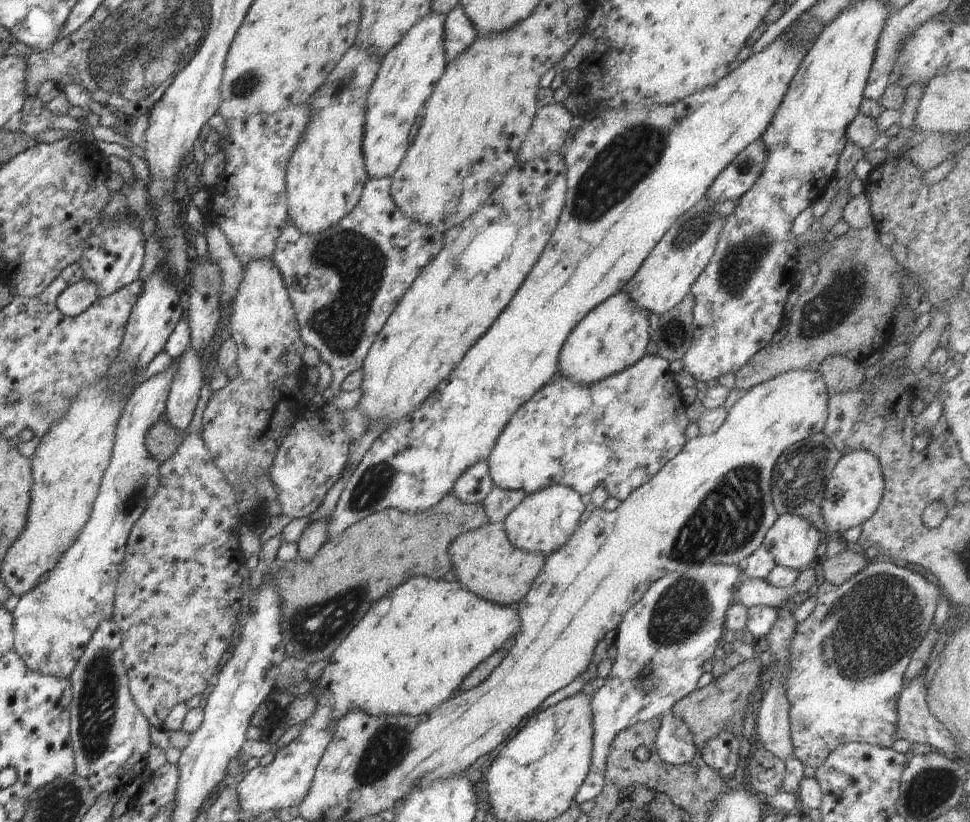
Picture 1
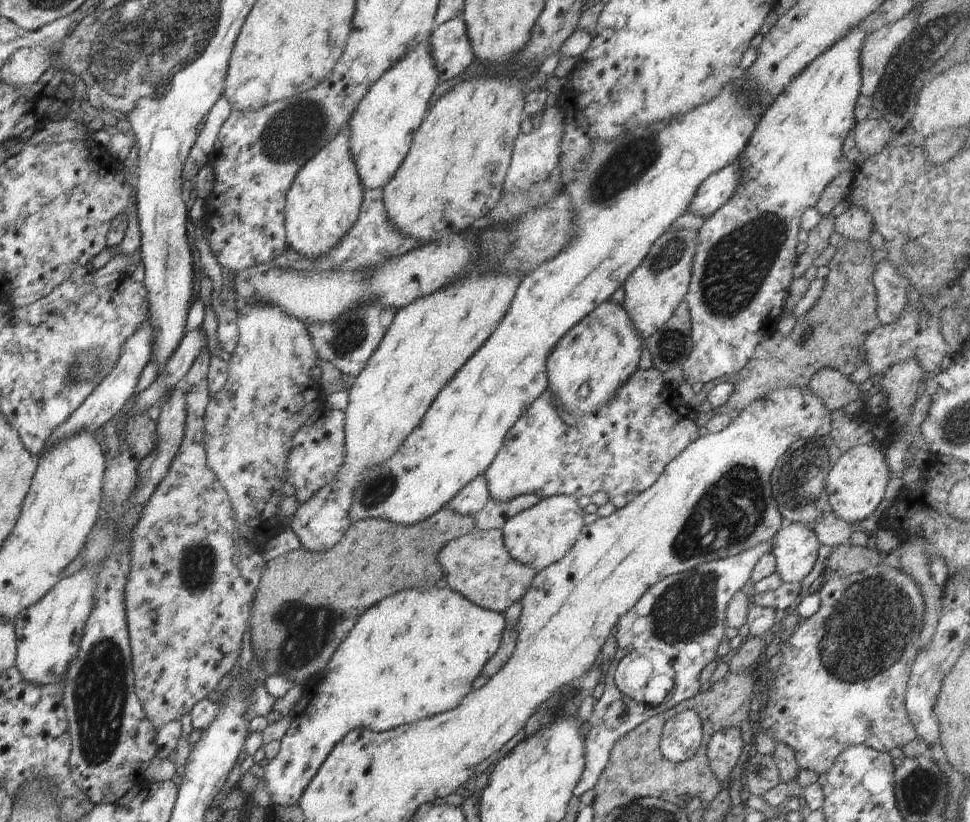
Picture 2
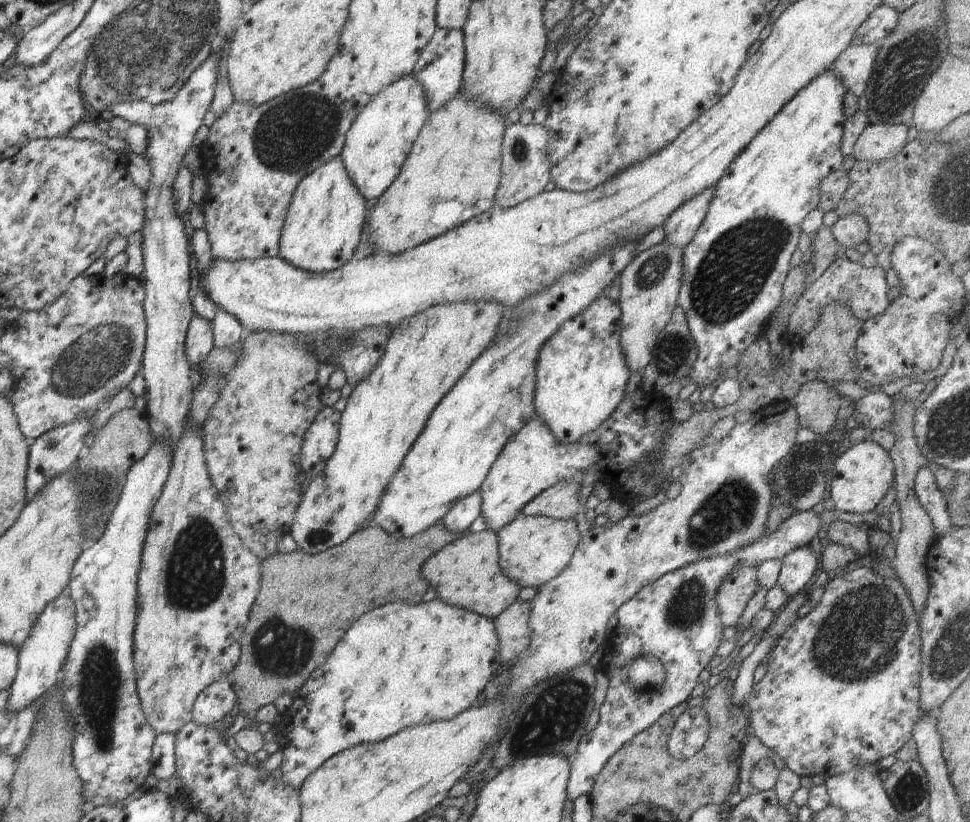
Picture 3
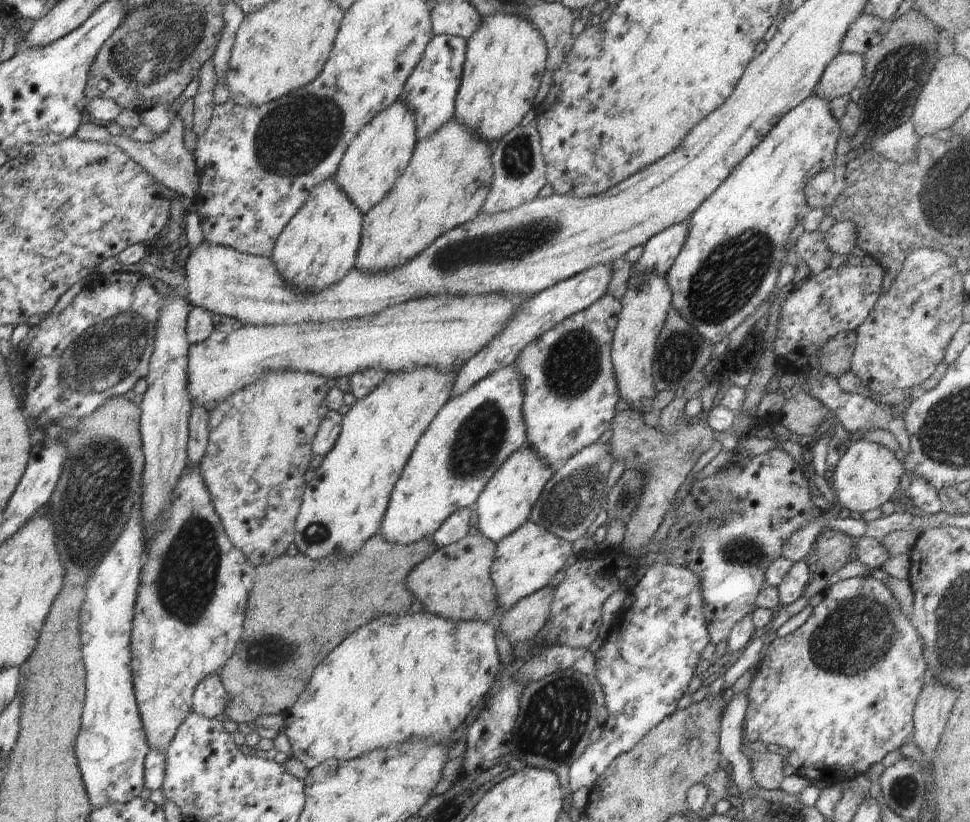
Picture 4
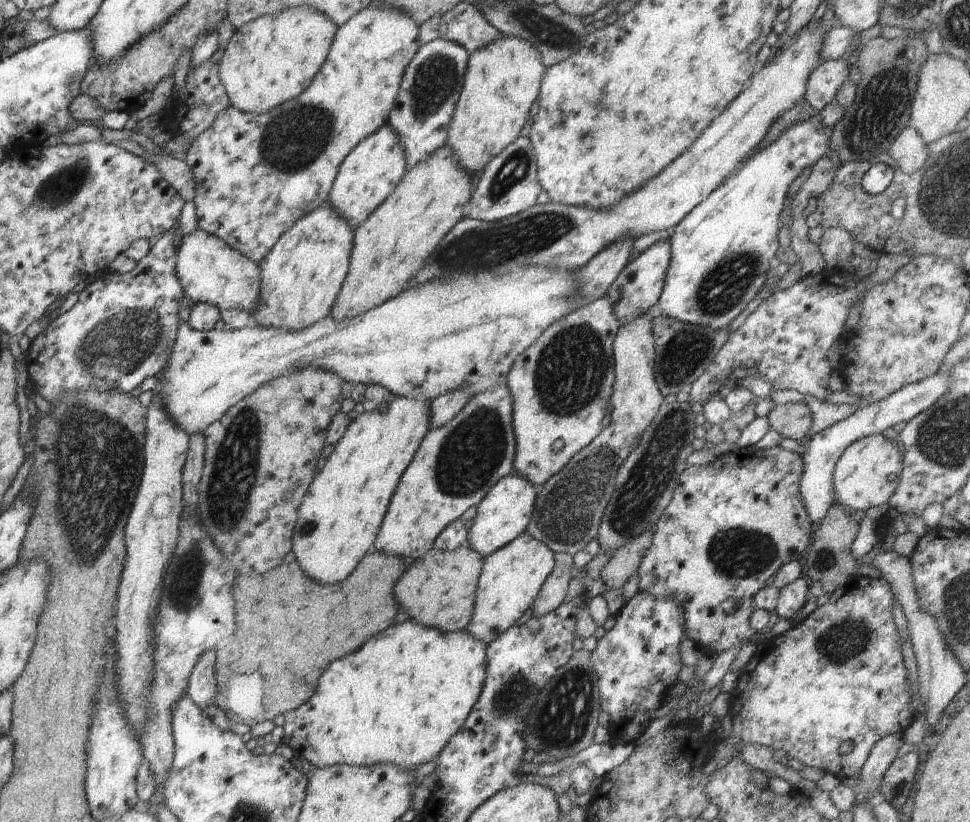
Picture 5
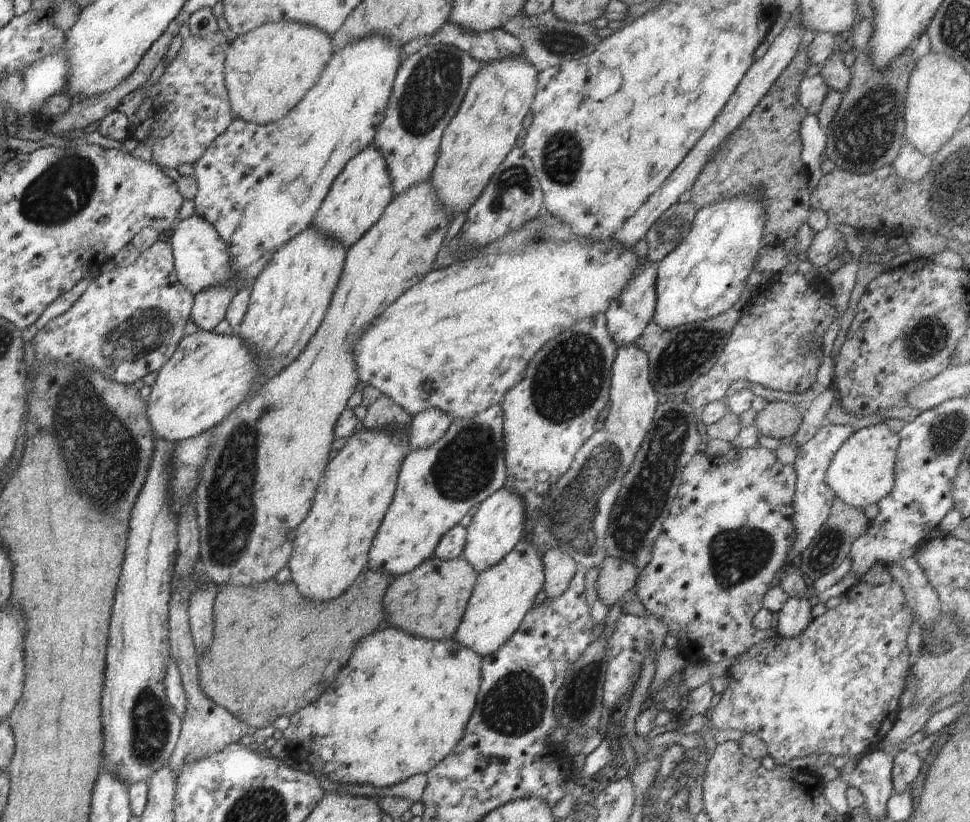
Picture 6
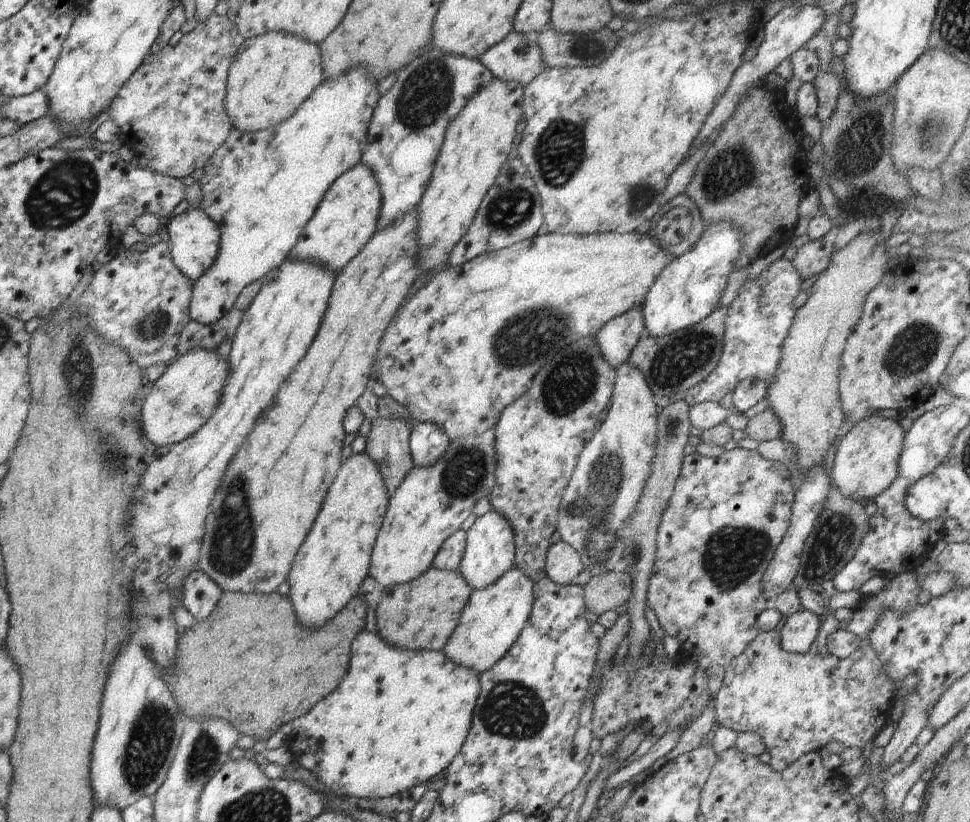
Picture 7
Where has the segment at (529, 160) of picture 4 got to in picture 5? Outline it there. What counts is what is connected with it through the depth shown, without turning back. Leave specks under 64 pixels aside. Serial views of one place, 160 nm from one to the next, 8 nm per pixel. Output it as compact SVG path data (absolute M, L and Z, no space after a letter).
M526 133L508 144L498 156L486 164L468 205L467 216L484 222L498 222L535 206L543 191L538 181L534 148Z

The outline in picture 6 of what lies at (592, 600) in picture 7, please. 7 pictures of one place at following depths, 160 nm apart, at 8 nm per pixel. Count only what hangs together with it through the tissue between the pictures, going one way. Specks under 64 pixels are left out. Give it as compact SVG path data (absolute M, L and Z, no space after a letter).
M607 557L603 562L596 582L598 599L608 607L620 602L628 591L635 589L638 578L638 568L617 557Z

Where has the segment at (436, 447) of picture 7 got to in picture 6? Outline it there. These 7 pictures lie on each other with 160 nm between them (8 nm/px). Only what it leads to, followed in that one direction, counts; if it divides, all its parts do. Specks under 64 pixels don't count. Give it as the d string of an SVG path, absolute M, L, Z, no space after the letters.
M428 408L416 414L409 425L410 449L426 448L432 446L450 429L452 418L450 414L440 412L438 408Z

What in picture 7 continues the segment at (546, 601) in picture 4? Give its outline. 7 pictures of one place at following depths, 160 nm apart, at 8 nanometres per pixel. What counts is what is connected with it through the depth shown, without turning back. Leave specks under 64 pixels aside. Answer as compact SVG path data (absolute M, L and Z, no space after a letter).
M562 541L548 548L544 574L558 585L570 585L584 569L578 552Z

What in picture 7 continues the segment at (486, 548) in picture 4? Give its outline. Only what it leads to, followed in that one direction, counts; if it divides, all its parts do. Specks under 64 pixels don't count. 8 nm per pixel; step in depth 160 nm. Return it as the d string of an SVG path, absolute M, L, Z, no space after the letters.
M432 566L416 580L384 589L375 609L376 634L389 645L404 650L443 651L472 592L460 572Z

